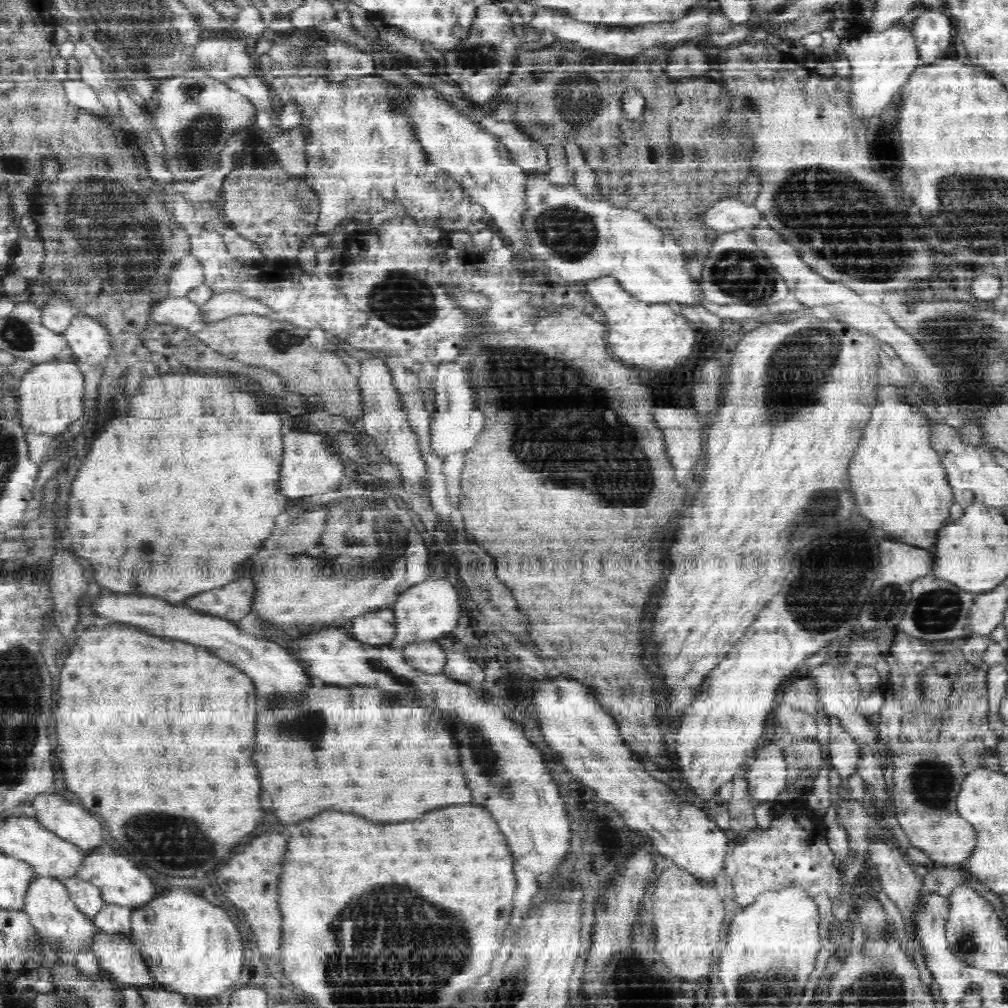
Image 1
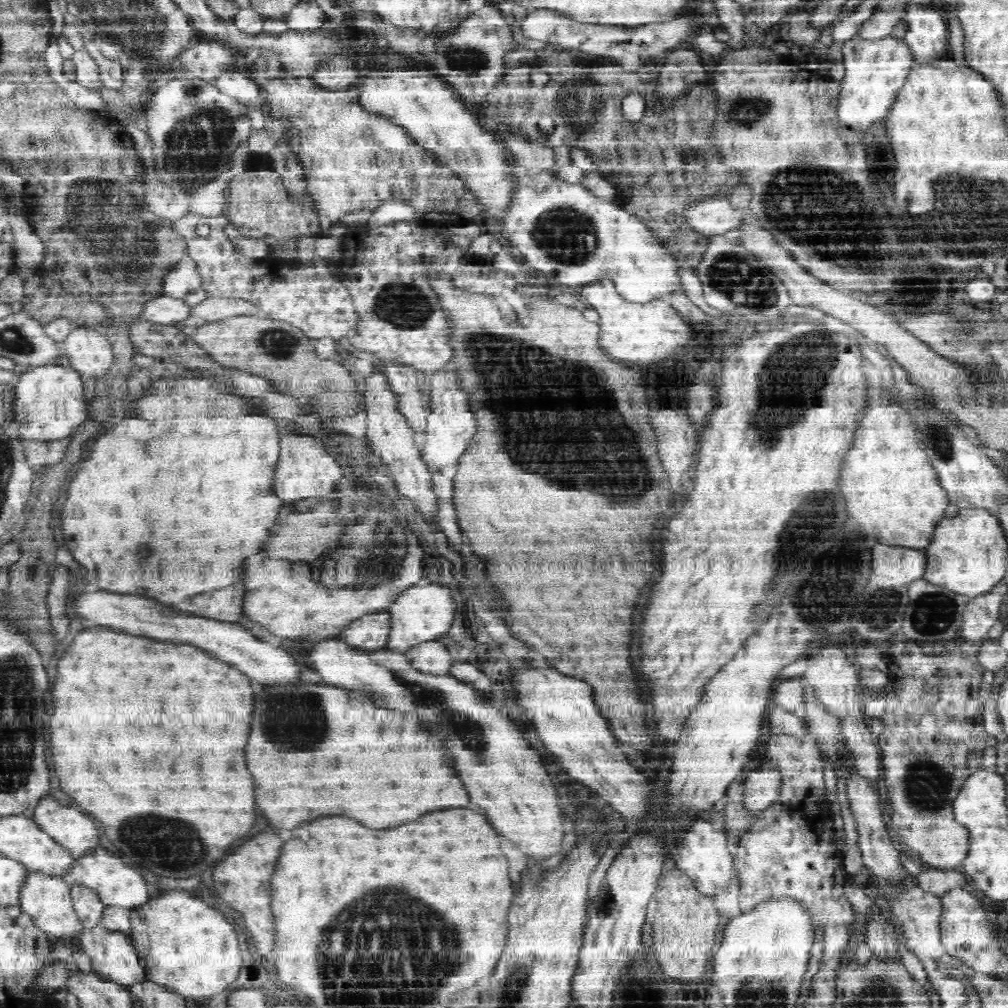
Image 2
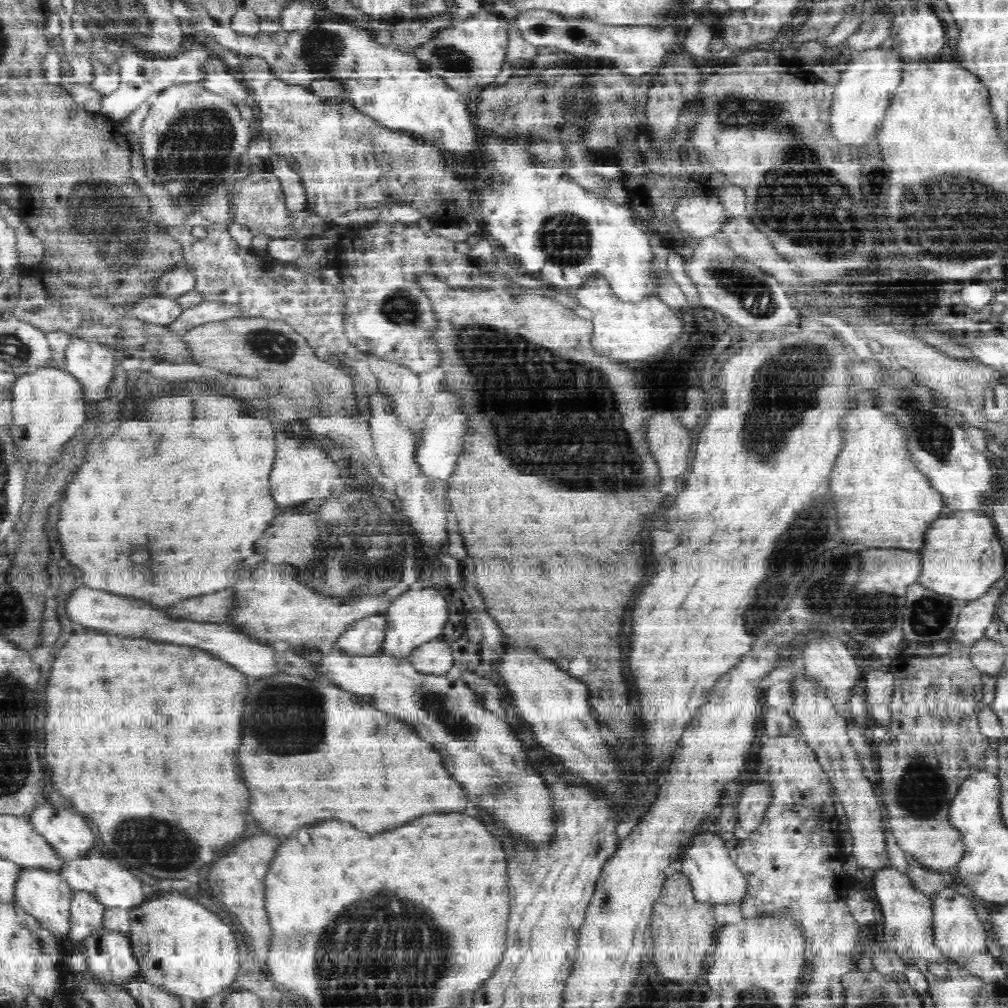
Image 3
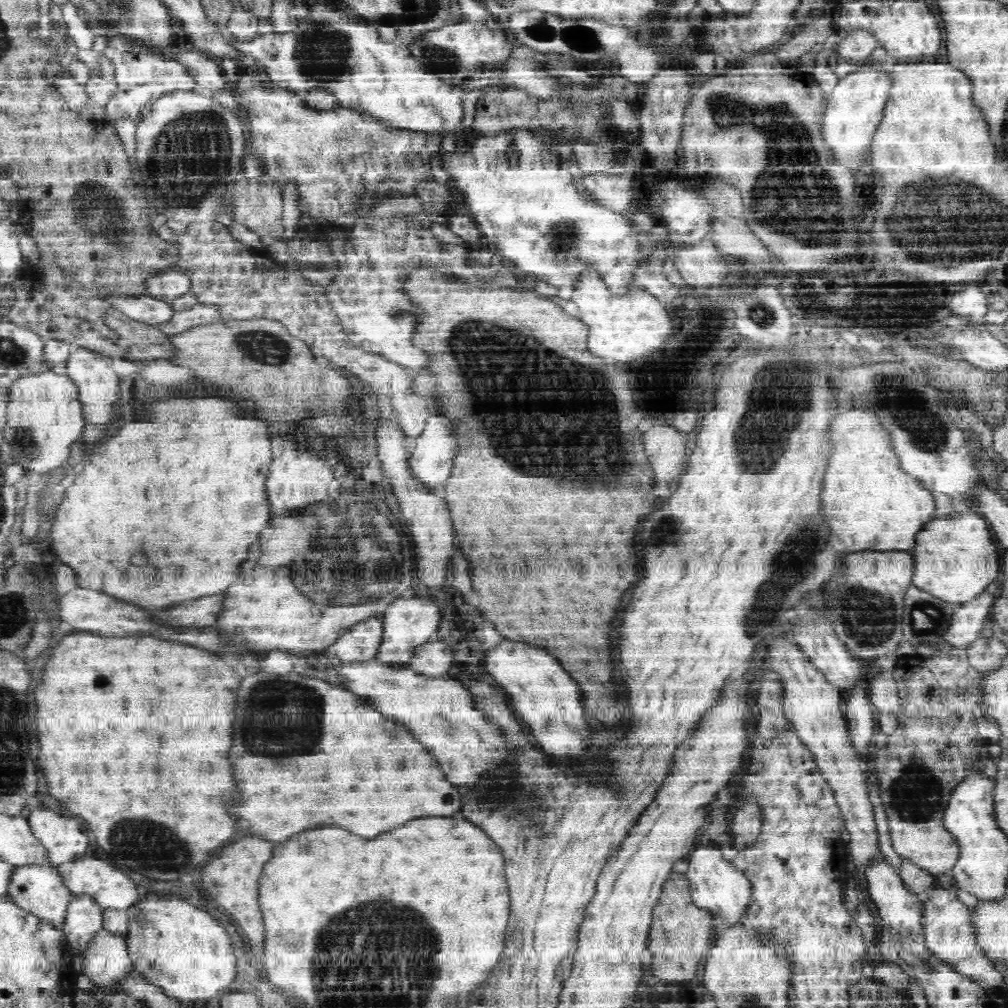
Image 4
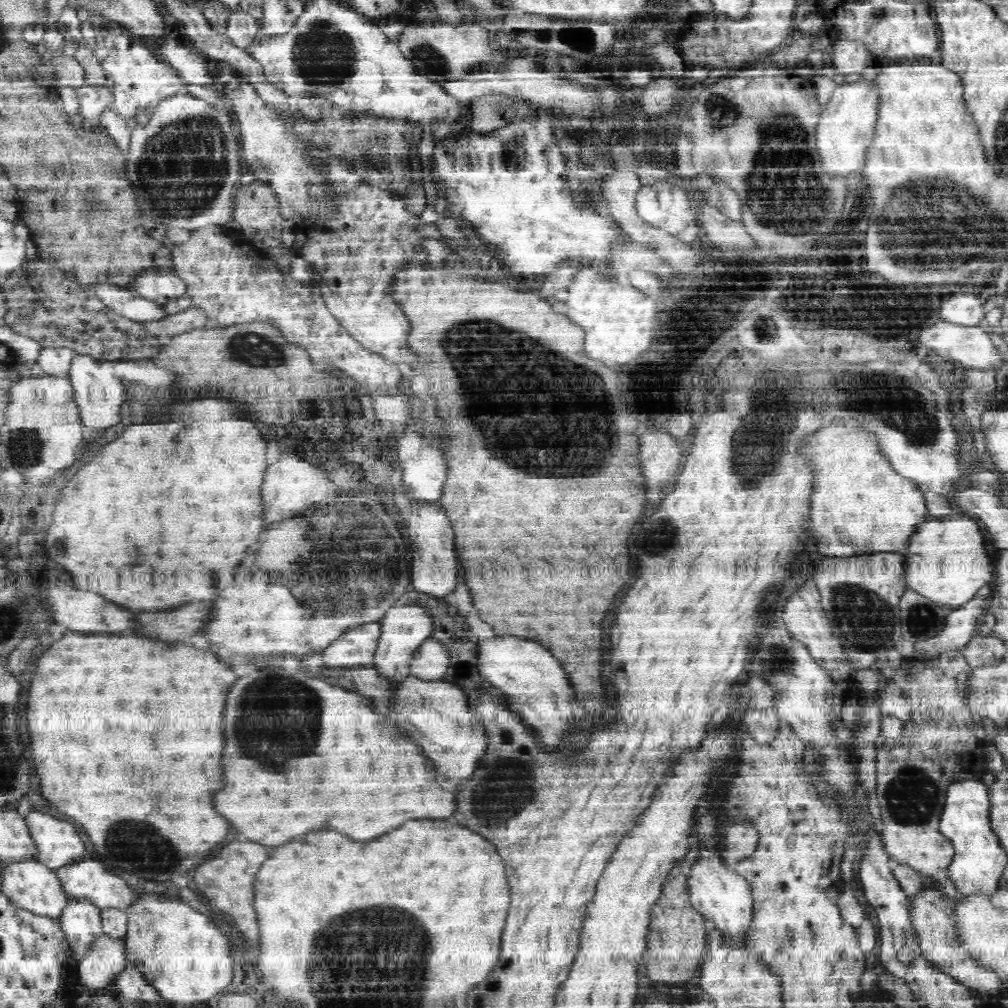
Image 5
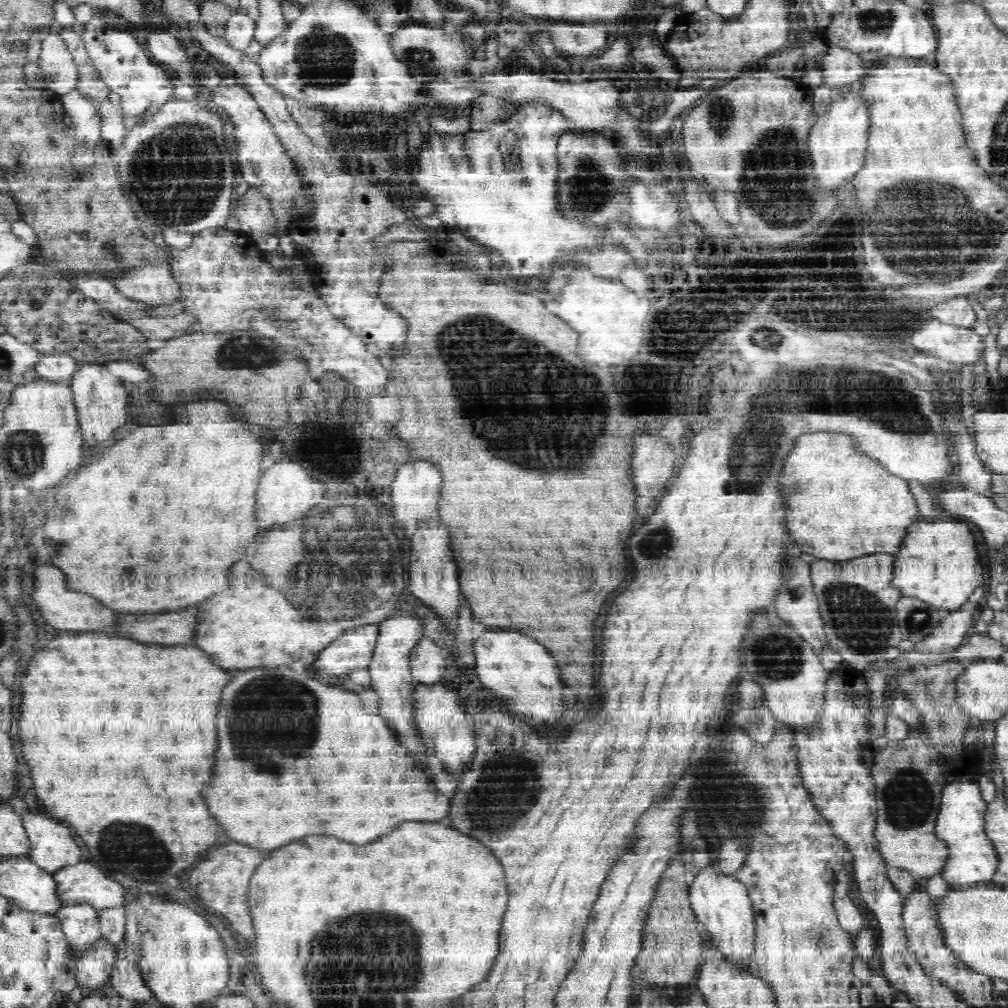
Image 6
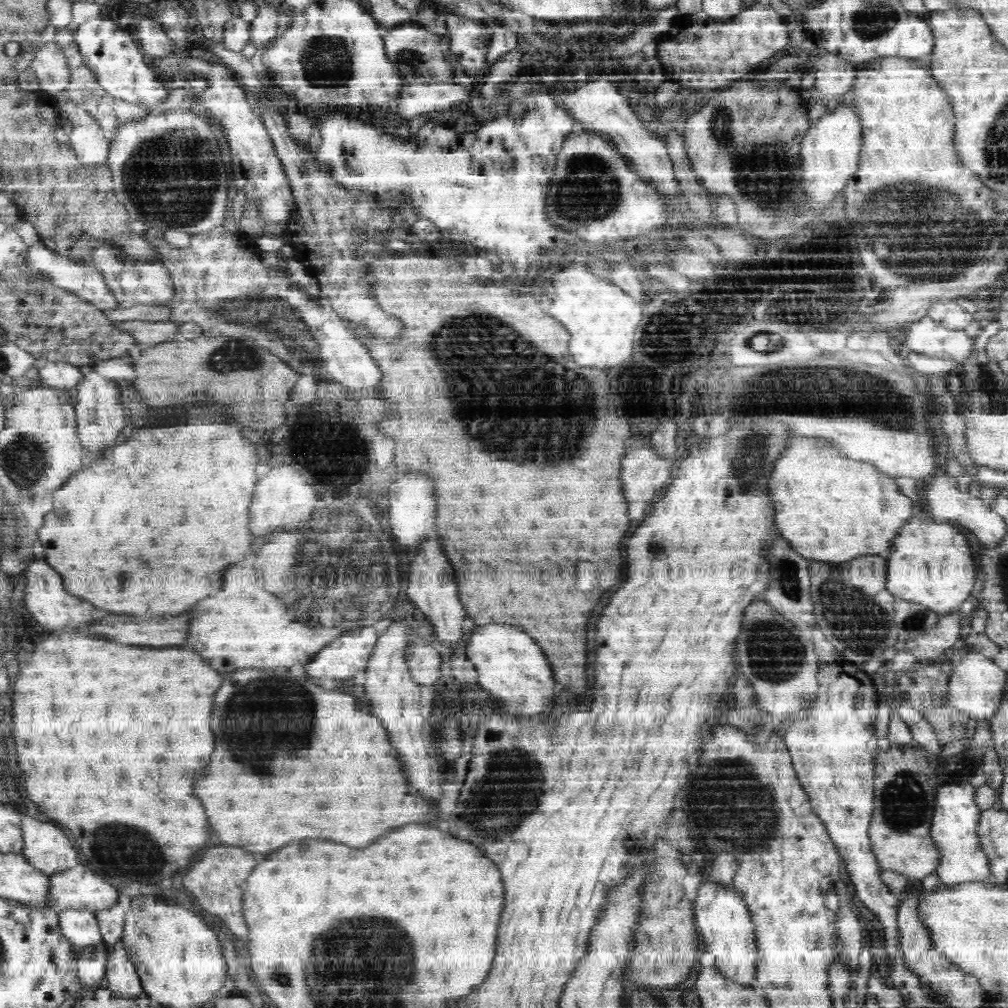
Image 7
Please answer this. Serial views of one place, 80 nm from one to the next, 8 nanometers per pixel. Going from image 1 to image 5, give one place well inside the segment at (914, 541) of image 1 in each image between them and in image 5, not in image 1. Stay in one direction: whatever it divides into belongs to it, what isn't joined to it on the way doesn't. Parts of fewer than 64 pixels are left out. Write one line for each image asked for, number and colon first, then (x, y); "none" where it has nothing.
2: (893, 488)
3: (884, 499)
4: (873, 503)
5: (862, 504)

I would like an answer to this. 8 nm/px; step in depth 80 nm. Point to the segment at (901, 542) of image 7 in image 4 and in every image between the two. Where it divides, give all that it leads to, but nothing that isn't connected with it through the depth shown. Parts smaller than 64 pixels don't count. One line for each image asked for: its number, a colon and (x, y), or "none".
4: (957, 558)
5: (948, 559)
6: (939, 562)

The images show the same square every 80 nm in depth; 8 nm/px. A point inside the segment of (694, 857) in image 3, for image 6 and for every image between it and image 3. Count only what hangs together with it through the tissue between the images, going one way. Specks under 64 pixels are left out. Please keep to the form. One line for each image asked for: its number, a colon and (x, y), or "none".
4: (715, 883)
5: (722, 895)
6: (722, 902)

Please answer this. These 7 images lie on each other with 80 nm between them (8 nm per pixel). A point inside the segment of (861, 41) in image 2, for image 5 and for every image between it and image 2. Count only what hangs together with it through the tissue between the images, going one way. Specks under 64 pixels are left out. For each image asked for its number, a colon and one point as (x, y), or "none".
3: (863, 94)
4: (855, 108)
5: (848, 122)

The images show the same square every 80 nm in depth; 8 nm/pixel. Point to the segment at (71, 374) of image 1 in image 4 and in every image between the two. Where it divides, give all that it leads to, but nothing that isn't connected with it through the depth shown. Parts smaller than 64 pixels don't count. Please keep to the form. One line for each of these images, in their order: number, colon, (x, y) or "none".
2: (49, 401)
3: (48, 406)
4: (45, 415)

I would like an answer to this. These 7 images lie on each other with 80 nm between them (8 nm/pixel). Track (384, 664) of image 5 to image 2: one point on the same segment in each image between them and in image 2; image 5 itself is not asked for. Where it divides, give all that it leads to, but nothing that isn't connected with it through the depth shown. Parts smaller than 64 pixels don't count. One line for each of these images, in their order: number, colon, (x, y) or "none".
2: (423, 612)
3: (419, 615)
4: (411, 620)

